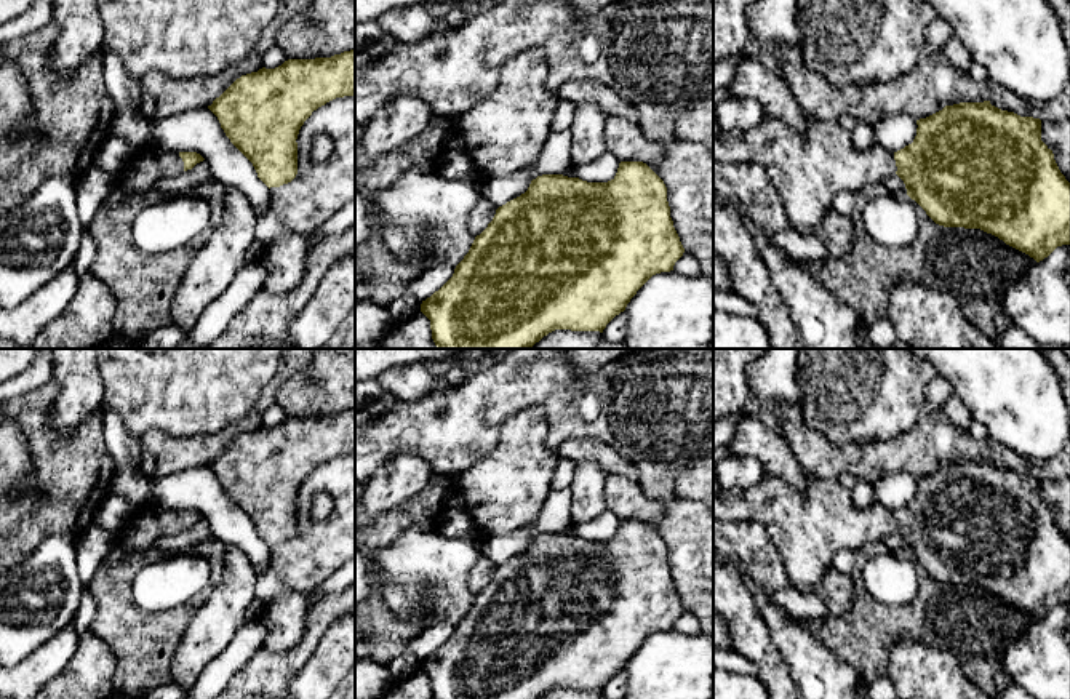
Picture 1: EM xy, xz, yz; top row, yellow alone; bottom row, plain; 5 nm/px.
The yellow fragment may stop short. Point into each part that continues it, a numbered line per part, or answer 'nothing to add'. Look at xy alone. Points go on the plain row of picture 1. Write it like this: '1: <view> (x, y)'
1: xy (149, 522)

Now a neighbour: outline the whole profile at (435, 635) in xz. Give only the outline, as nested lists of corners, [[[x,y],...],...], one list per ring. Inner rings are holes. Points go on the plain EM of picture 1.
[[[437,622],[427,627],[419,637],[411,640],[403,653],[414,654],[417,659],[425,659],[435,649],[438,649],[454,632],[453,624]]]

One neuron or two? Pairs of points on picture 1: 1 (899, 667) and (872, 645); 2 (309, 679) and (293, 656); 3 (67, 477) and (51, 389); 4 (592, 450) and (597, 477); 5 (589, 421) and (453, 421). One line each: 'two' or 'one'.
1: two
2: two
3: one
4: two
5: one

